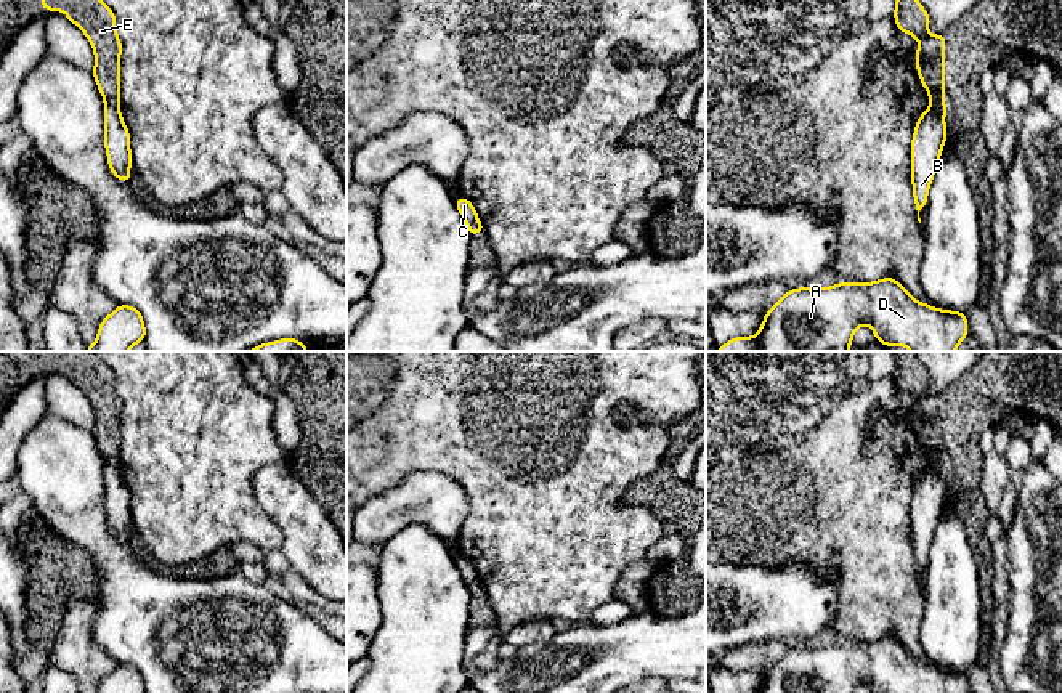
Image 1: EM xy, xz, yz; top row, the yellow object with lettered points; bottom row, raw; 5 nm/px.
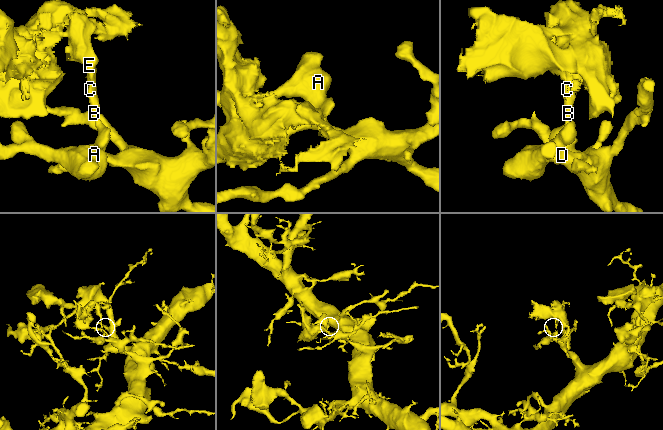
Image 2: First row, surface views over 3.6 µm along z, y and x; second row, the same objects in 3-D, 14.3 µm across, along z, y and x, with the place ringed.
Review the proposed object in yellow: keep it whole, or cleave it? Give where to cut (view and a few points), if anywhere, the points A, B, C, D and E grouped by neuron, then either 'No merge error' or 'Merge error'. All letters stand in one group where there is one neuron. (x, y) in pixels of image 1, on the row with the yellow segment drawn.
Split along xy (105, 100), (117, 108). Groups: A B C D / E. Merge error

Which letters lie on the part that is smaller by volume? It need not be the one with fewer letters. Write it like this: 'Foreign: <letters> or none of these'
Foreign: E

